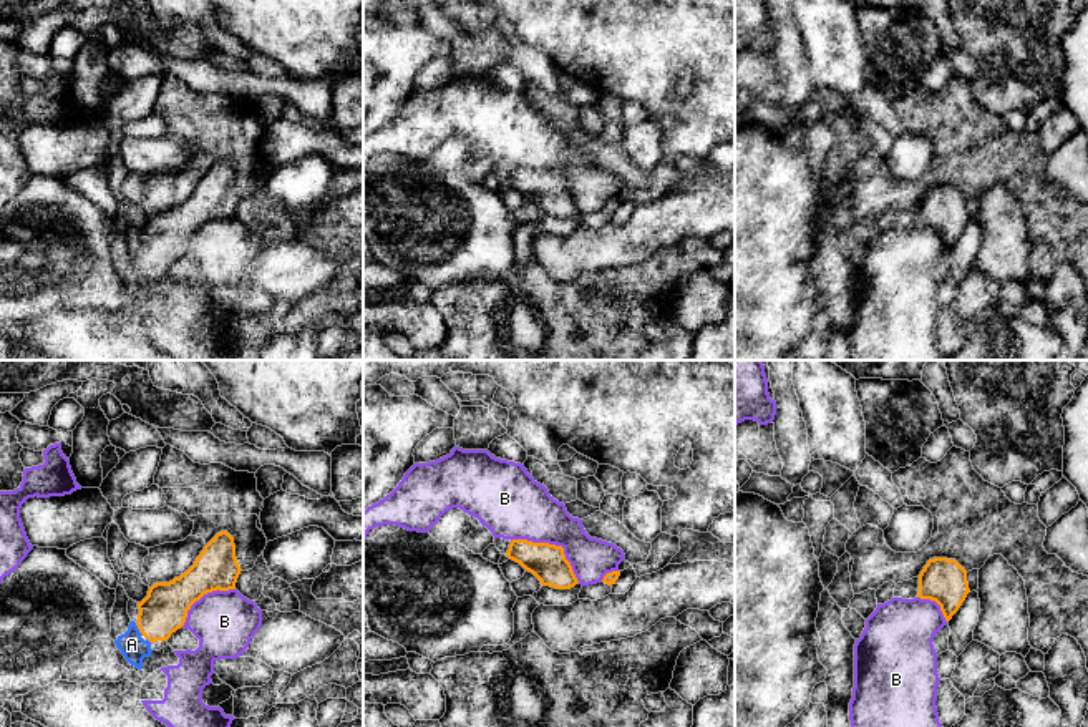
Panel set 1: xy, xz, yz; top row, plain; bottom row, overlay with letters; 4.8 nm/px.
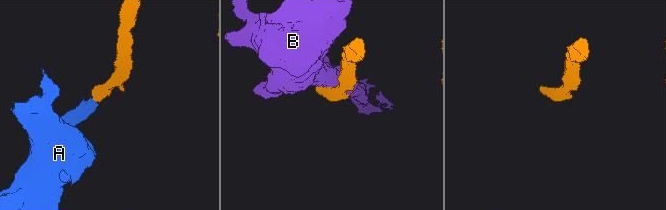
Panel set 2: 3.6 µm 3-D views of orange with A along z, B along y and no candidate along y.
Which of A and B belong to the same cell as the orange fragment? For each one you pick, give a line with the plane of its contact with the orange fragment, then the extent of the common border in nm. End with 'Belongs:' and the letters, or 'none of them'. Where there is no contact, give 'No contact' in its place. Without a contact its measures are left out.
A: Touches orange in xy. Shared border 80 nm
Belongs: A

